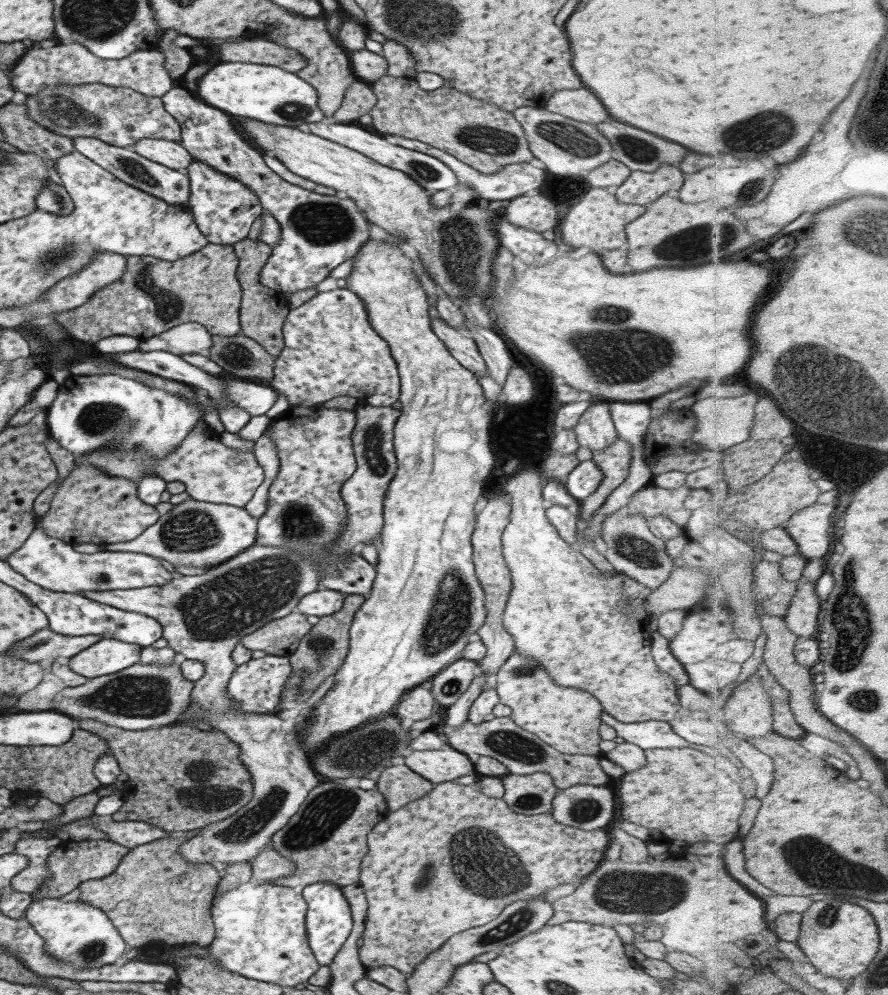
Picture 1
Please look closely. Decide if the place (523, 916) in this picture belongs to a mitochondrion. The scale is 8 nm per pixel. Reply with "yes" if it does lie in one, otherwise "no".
yes

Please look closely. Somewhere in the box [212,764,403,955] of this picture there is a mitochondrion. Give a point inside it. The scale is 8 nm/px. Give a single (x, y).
(332, 808)

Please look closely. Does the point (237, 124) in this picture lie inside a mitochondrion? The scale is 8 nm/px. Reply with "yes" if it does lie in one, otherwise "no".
no

